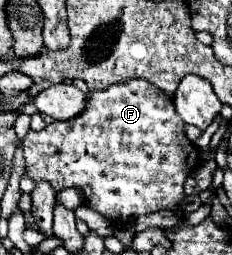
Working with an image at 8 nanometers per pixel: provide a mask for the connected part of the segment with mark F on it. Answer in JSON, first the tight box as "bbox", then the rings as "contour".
{"bbox":[23,80,199,224],"contour":[[[147,80],[115,84],[107,90],[89,92],[87,108],[67,122],[47,124],[41,132],[29,130],[23,140],[27,174],[33,182],[49,182],[57,192],[65,188],[83,190],[87,206],[107,216],[115,224],[129,222],[141,214],[151,214],[163,208],[175,208],[183,196],[183,182],[191,168],[199,164],[199,152],[189,142],[183,130],[185,122],[175,112],[167,96]]]}

